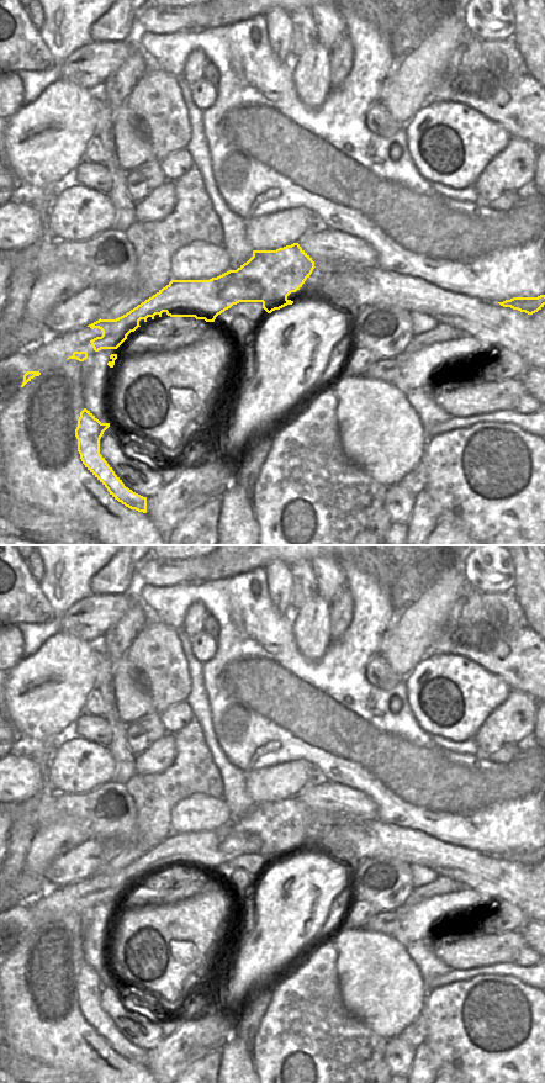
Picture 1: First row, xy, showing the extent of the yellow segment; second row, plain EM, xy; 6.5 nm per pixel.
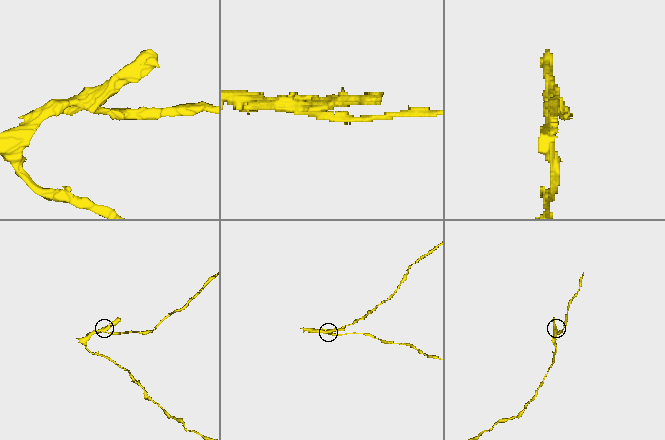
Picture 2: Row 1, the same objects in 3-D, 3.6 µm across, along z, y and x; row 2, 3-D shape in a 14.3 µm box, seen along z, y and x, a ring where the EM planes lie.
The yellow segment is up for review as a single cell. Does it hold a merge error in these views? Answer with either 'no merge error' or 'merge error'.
merge error

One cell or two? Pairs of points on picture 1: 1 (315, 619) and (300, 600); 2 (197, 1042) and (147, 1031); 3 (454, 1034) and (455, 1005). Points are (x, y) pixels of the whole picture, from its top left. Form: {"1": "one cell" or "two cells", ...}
{"1": "two cells", "2": "two cells", "3": "one cell"}

